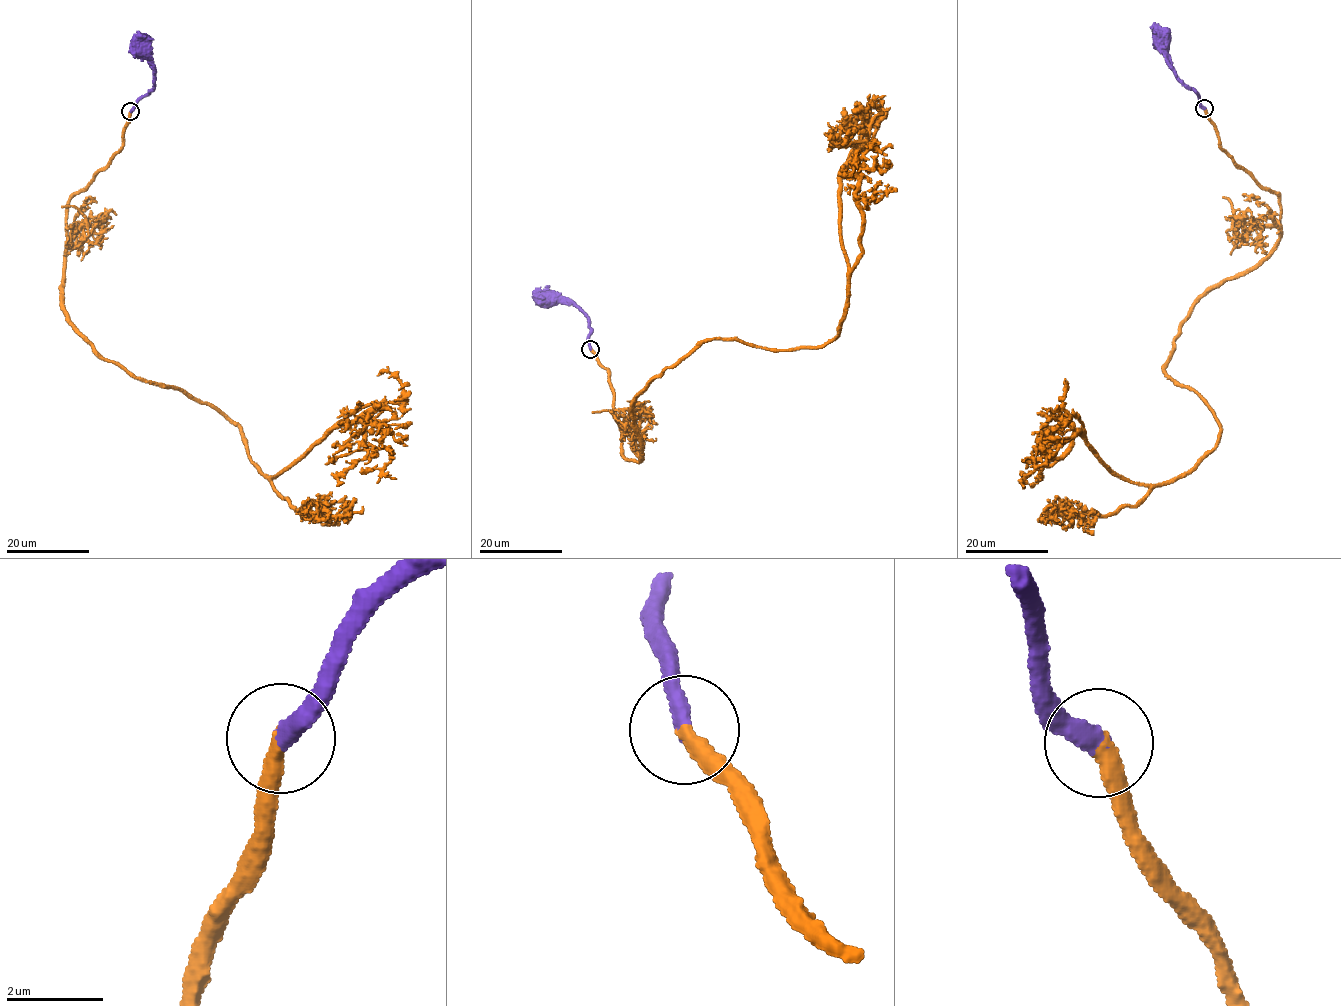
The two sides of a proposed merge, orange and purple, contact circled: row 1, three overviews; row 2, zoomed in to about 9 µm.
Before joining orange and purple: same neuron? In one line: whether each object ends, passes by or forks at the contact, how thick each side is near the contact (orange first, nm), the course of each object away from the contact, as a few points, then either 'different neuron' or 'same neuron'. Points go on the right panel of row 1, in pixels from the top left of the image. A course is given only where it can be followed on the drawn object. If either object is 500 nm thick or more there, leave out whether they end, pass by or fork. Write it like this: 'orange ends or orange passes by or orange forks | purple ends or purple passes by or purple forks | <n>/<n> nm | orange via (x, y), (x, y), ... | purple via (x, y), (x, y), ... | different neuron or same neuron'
orange ends | purple ends | 360/360 nm | orange via (1205, 108), (1280, 210), (1165, 371), (1218, 443), (1139, 485), (1076, 433), (1021, 475) | purple via (1205, 108), (1196, 93), (1171, 65), (1167, 41), (1162, 39) | same neuron

